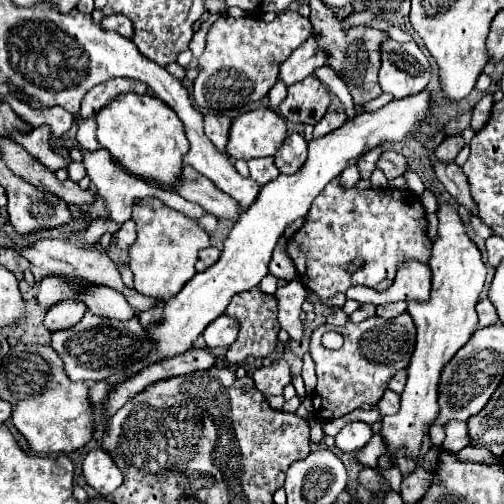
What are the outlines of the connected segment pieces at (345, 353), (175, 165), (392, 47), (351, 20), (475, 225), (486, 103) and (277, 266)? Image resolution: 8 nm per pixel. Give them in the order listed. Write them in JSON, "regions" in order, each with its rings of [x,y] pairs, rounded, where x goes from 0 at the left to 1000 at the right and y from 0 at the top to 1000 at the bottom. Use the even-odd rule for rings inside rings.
{"regions":[[[[798,619],[786,631],[754,631],[754,627],[738,627],[726,631],[710,643],[702,639],[687,639],[683,647],[655,647],[655,643],[639,643],[619,659],[619,675],[615,675],[615,706],[627,718],[627,774],[623,774],[623,790],[619,790],[619,806],[627,817],[627,829],[635,833],[663,833],[663,829],[679,829],[690,817],[714,810],[718,802],[750,802],[750,794],[758,790],[770,754],[798,730],[810,730],[813,722],[813,706],[825,683],[825,647],[813,631],[810,619]],[[651,655],[667,655],[683,667],[683,687],[675,694],[651,694],[635,683],[635,667]]],[[[242,187],[230,190],[190,230],[190,274],[250,337],[294,361],[345,365],[361,333],[361,310],[373,298],[361,242],[353,226],[321,198],[298,187]]],[[[778,75],[762,79],[754,91],[754,175],[770,187],[778,187],[782,194],[806,194],[806,190],[821,190],[829,183],[837,183],[853,159],[853,127],[849,115],[837,107],[837,99],[829,95],[825,83],[786,83]]],[[[730,22],[698,24],[694,30],[679,38],[679,58],[690,60],[702,52],[734,48],[740,38],[748,34],[750,32]]],[[[933,429],[931,444],[940,454],[942,462],[960,476],[976,466],[976,456],[960,444],[948,429]]],[[[964,187],[964,190],[940,210],[940,222],[937,222],[937,258],[940,258],[940,262],[948,262],[948,258],[956,254],[956,246],[968,242],[976,206],[980,206],[976,187]]],[[[556,472],[552,476],[552,488],[548,488],[548,500],[540,508],[540,544],[548,552],[560,552],[567,560],[583,556],[591,544],[583,536],[583,524],[575,516],[575,508],[567,504],[567,472]]]]}

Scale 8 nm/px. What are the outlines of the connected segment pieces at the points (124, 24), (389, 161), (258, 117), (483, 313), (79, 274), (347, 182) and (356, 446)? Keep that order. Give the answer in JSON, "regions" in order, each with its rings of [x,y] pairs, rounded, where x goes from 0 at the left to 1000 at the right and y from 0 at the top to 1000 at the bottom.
{"regions":[[[[242,28],[206,32],[202,52],[206,52],[210,60],[226,60],[226,63],[234,63],[234,67],[238,67],[238,71],[246,71],[246,75],[262,75],[262,67],[266,67],[262,44],[258,44],[250,32],[242,32]]],[[[762,302],[750,317],[750,333],[762,341],[770,357],[782,357],[790,349],[802,349],[810,337],[810,317],[790,302]]],[[[508,214],[460,238],[448,306],[460,317],[544,310],[567,274],[567,242],[536,214]]],[[[960,591],[944,603],[944,619],[948,619],[948,651],[964,651],[964,647],[976,647],[988,639],[988,623],[968,591]]],[[[79,476],[71,480],[67,488],[52,492],[52,496],[40,496],[40,504],[67,528],[83,532],[87,540],[99,540],[107,548],[135,548],[135,552],[167,552],[183,563],[198,563],[198,567],[210,567],[210,571],[226,571],[230,579],[242,579],[250,587],[250,595],[258,595],[258,607],[266,611],[266,619],[290,619],[298,611],[306,611],[313,603],[310,591],[298,591],[298,587],[282,587],[278,579],[270,579],[266,571],[254,571],[246,567],[242,552],[238,552],[238,536],[230,532],[230,524],[210,508],[210,504],[198,504],[198,500],[183,500],[183,496],[171,496],[171,492],[155,492],[147,484],[135,484],[135,480],[123,480],[123,476]]],[[[694,329],[694,333],[687,333],[679,345],[675,345],[675,365],[683,369],[683,373],[698,373],[698,369],[706,369],[706,361],[714,357],[714,341],[710,341],[710,329]]],[[[690,837],[671,861],[667,861],[667,885],[679,897],[706,897],[730,881],[738,869],[738,849],[726,837]]]]}

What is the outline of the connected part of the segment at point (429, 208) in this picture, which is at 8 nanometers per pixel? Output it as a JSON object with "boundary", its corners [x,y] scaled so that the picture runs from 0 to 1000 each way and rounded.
{"boundary":[[[845,375],[833,389],[833,401],[843,413],[847,425],[863,423],[869,413],[865,391],[849,375]]]}

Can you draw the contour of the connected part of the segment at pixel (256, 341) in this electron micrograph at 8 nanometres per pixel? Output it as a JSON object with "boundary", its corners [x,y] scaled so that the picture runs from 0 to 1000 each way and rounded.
{"boundary":[[[500,571],[492,579],[480,579],[480,583],[464,587],[464,595],[456,599],[456,607],[448,611],[448,623],[460,627],[460,631],[468,631],[476,639],[476,663],[472,663],[468,679],[448,698],[448,714],[456,722],[480,722],[492,706],[524,710],[524,706],[532,706],[548,690],[556,643],[548,635],[552,607],[548,607],[544,587],[520,583],[512,571]]]}

